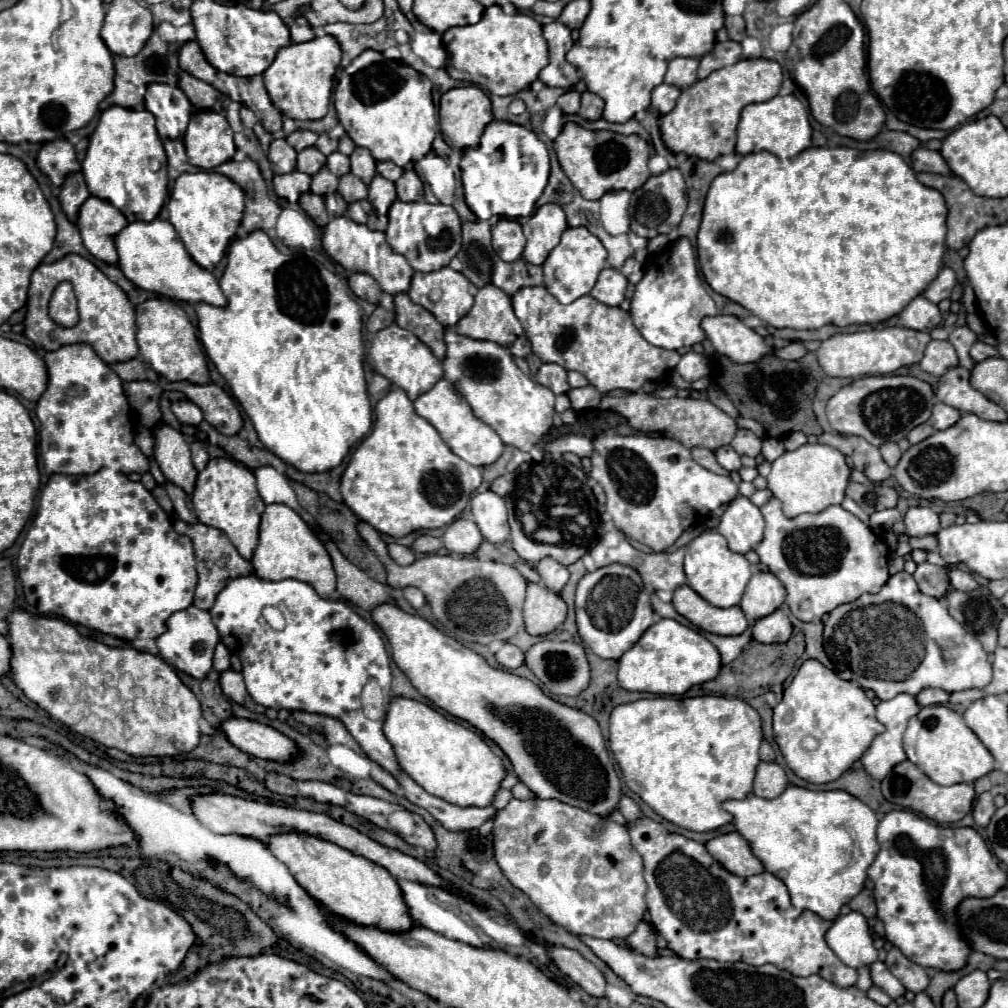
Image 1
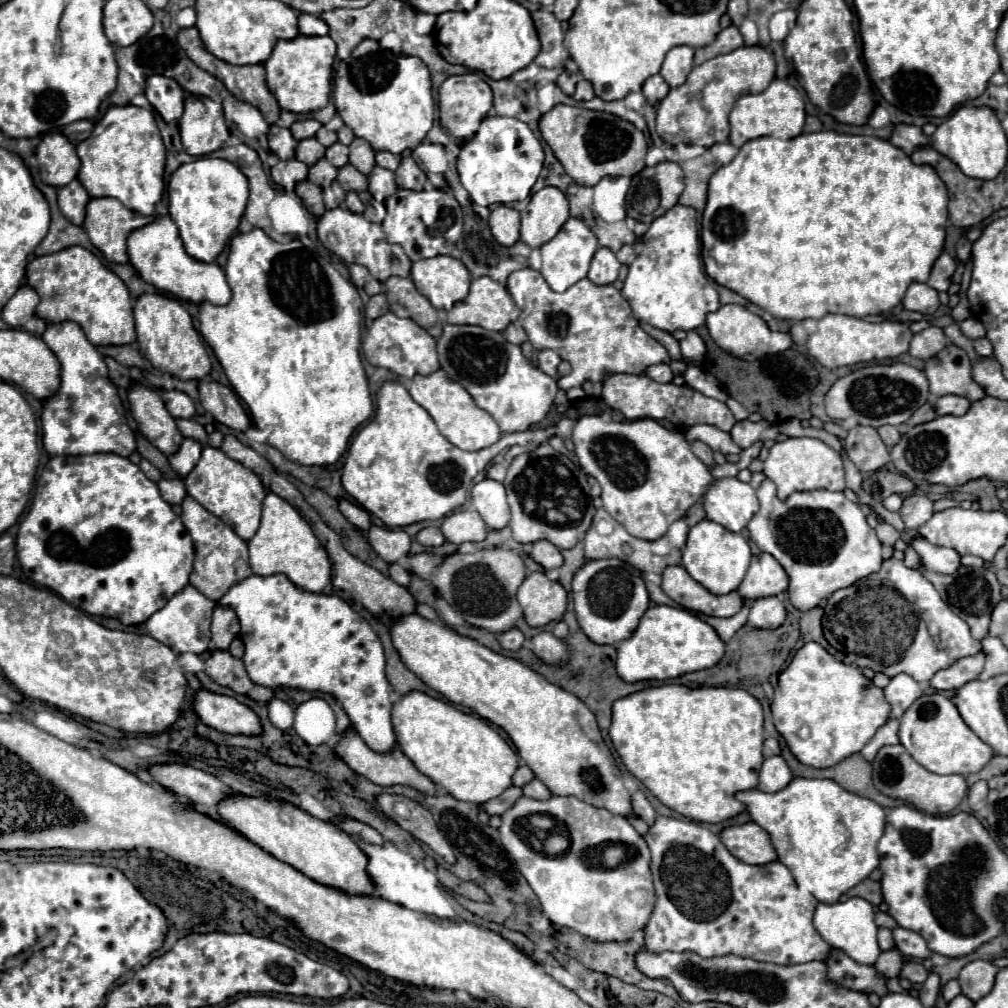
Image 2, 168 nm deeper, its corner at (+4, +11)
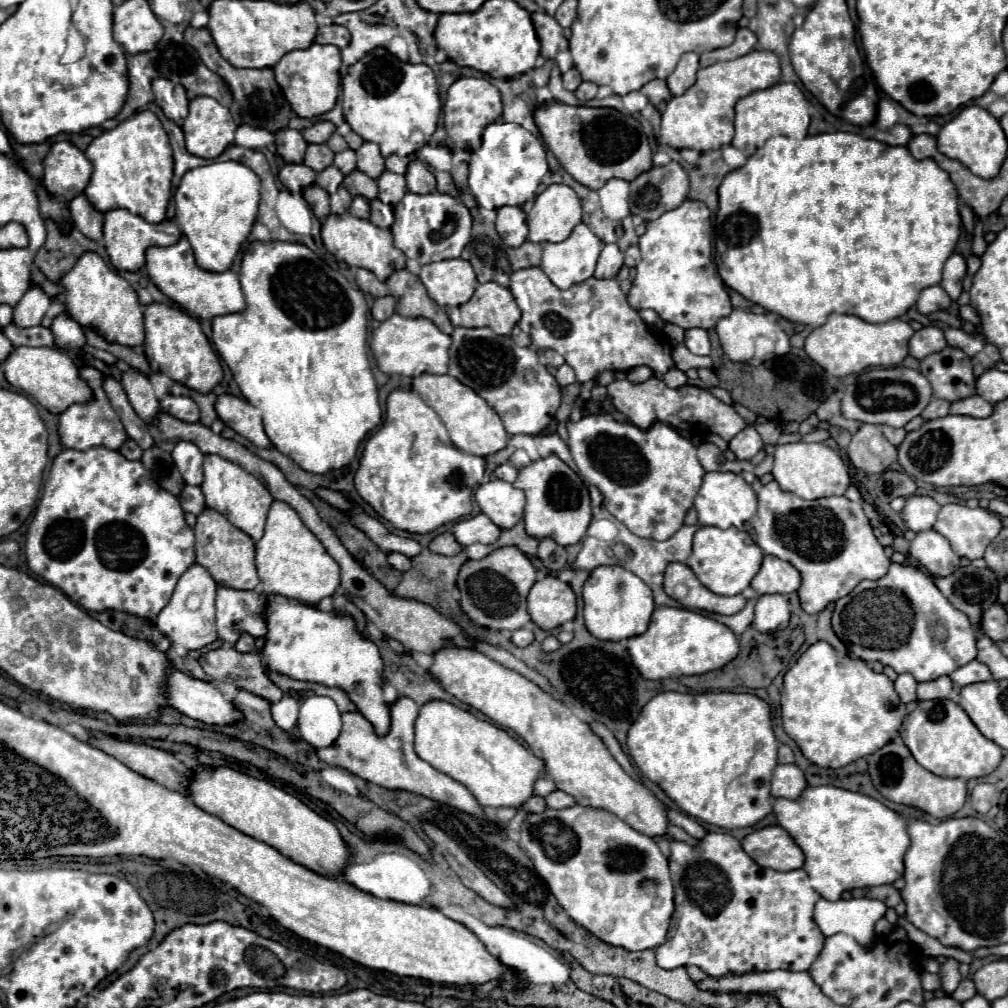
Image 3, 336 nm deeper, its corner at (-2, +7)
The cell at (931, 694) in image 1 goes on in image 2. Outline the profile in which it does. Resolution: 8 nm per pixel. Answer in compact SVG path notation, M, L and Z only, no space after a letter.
M982 653L958 659L954 665L938 671L930 679L930 685L938 691L942 691L942 689L960 689L968 681L978 679L982 667L984 667L984 655Z

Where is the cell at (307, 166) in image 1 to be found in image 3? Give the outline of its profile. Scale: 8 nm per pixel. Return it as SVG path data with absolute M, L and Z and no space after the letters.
M308 145L304 165L312 167L314 171L322 171L328 165L332 165L332 161L334 161L334 153L330 151L328 145Z

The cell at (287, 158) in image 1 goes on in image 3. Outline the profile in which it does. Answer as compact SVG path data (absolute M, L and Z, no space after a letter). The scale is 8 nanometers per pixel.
M286 127L284 131L276 133L276 149L286 163L302 163L306 147L308 143L300 135L300 131Z

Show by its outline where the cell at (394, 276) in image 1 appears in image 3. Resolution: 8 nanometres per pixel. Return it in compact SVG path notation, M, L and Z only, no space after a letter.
M342 213L342 215L328 215L328 219L322 223L322 241L324 247L338 259L344 261L346 265L352 267L362 267L372 271L378 279L388 279L392 271L400 271L406 267L406 255L394 247L392 243L392 233L390 229L382 229L372 225L368 219L356 219L352 213Z

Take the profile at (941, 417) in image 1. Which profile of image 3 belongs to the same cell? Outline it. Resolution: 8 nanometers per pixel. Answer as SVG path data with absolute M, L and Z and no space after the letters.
M980 395L960 399L950 405L952 415L970 415L970 417L988 417L992 413L992 403L984 401Z

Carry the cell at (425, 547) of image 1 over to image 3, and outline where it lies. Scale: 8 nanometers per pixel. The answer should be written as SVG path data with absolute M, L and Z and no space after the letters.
M446 531L446 533L436 535L436 537L430 541L428 549L434 551L434 553L440 553L440 555L456 555L456 553L462 551L462 545L454 539L452 533Z

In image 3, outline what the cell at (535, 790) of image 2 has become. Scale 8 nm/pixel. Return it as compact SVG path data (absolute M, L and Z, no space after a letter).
M552 791L550 795L544 797L546 799L546 805L550 809L564 809L564 807L570 807L574 805L574 799L570 795L566 795L564 791Z

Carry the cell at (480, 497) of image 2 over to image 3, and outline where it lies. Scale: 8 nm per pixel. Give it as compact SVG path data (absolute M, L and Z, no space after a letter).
M492 479L480 485L474 493L474 499L480 505L482 513L488 515L500 529L512 529L522 519L526 503L520 489L500 479Z

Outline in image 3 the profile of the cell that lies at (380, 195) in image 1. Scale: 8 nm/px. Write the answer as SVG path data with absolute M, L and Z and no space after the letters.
M384 171L378 179L378 199L388 205L396 205L404 193L406 193L406 181L404 175L396 175L390 171Z

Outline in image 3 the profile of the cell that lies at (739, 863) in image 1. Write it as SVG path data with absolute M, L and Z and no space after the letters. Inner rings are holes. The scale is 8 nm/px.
M770 825L742 839L742 849L760 865L776 871L794 871L804 865L804 855L792 837L780 827ZM756 851L762 855L756 857Z

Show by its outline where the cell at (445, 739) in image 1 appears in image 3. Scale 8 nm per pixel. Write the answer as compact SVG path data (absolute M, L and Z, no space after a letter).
M428 701L420 707L420 715L416 717L414 743L420 759L432 763L432 767L462 783L482 807L520 807L528 797L532 797L534 781L544 775L544 763L536 755L532 755L530 749L512 739L504 729L496 727L490 721L476 719L470 711L454 707L446 701Z

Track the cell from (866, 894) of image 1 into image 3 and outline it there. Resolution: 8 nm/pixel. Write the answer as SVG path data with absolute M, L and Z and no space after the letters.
M878 885L878 887L866 887L866 889L854 889L852 897L868 897L868 899L880 899L888 907L896 907L902 899L900 893L892 885Z

